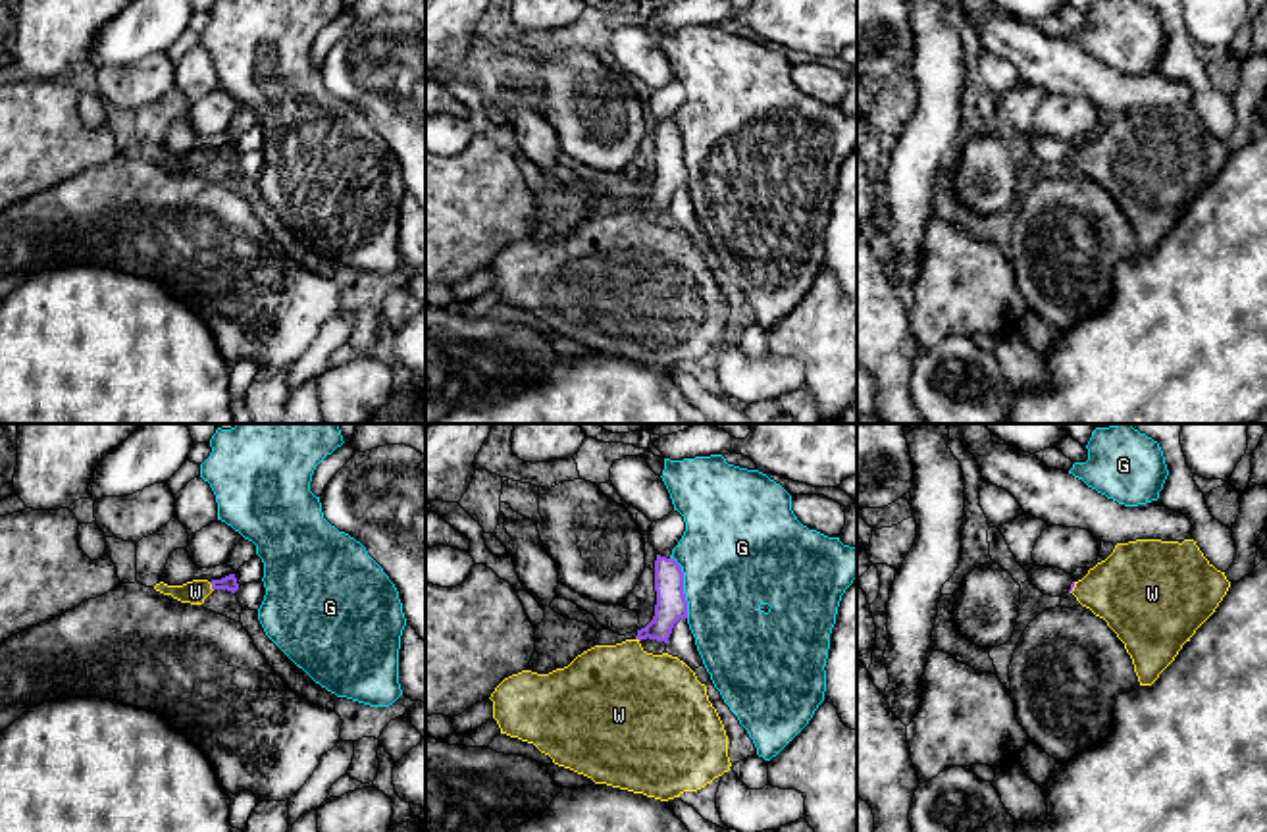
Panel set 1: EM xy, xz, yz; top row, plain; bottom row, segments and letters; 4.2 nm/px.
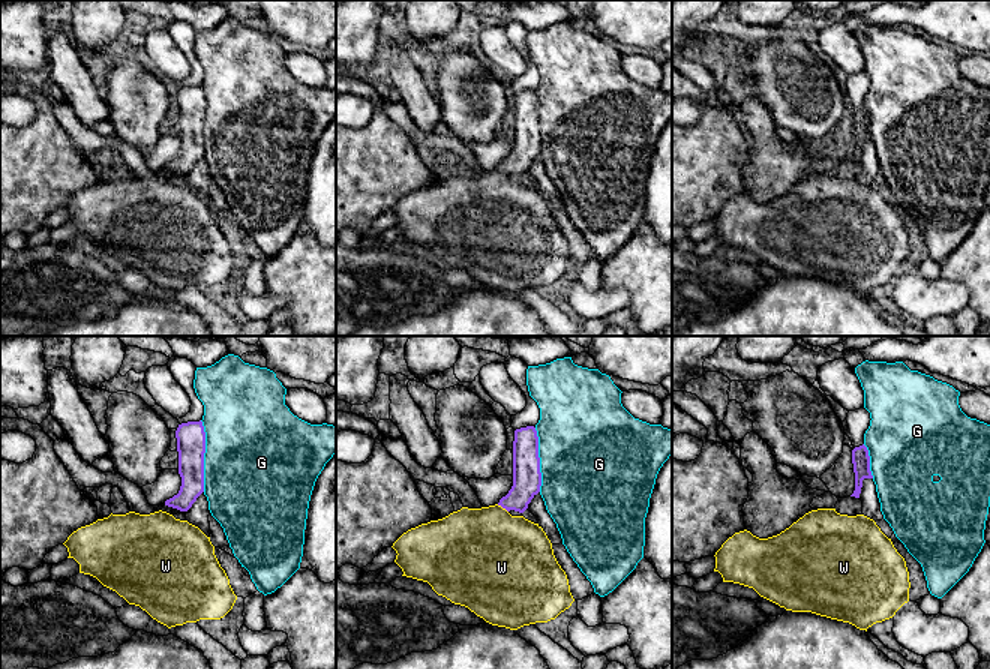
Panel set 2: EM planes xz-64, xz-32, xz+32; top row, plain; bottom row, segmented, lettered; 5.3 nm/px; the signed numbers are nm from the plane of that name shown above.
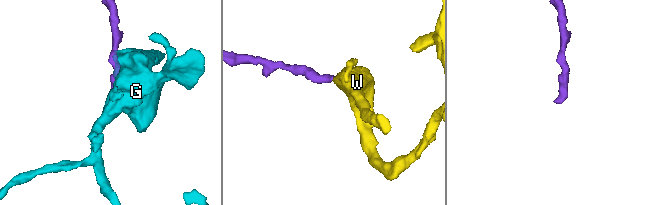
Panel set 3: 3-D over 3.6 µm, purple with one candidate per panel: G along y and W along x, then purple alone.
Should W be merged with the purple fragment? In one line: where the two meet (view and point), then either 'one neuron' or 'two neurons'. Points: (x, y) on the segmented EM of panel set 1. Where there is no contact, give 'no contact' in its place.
meets purple in xy at (212, 586); one neuron

